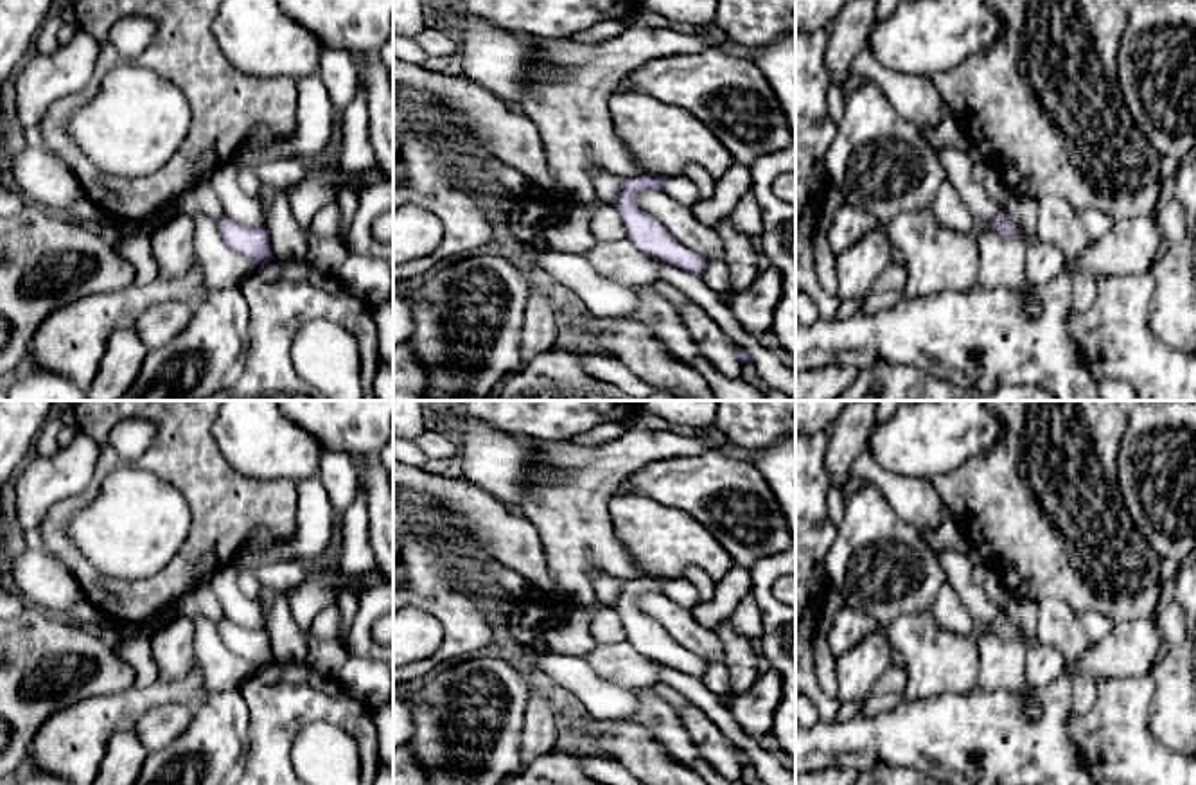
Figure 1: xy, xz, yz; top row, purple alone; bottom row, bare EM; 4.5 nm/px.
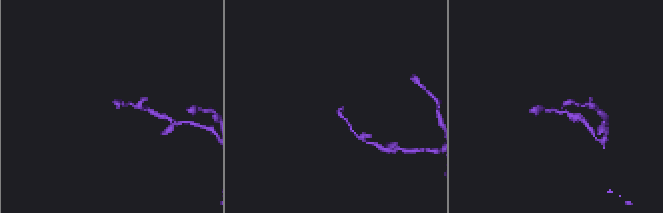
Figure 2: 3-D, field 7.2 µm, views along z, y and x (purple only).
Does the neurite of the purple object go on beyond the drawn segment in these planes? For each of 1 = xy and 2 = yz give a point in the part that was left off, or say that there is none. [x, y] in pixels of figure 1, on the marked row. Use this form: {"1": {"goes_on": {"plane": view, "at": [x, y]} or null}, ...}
{"1": {"goes_on": null}, "2": {"goes_on": null}}

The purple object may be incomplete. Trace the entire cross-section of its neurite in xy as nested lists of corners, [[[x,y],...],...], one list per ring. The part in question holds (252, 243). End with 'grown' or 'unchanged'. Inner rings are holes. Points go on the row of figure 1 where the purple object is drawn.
[[[221,216],[217,230],[226,246],[242,255],[253,268],[273,260],[273,246],[266,226],[248,226]]]; unchanged

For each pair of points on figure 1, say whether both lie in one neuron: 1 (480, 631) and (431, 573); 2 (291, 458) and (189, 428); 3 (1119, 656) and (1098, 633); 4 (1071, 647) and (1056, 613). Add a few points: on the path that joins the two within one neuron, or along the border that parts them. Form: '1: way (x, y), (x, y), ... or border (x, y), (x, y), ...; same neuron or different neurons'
1: way (466, 617), (444, 588); same neuron
2: border (214, 419), (214, 441), (237, 471); different neurons
3: border (1114, 626), (1101, 640), (1090, 645); different neurons
4: way (1069, 638), (1056, 622); same neuron

